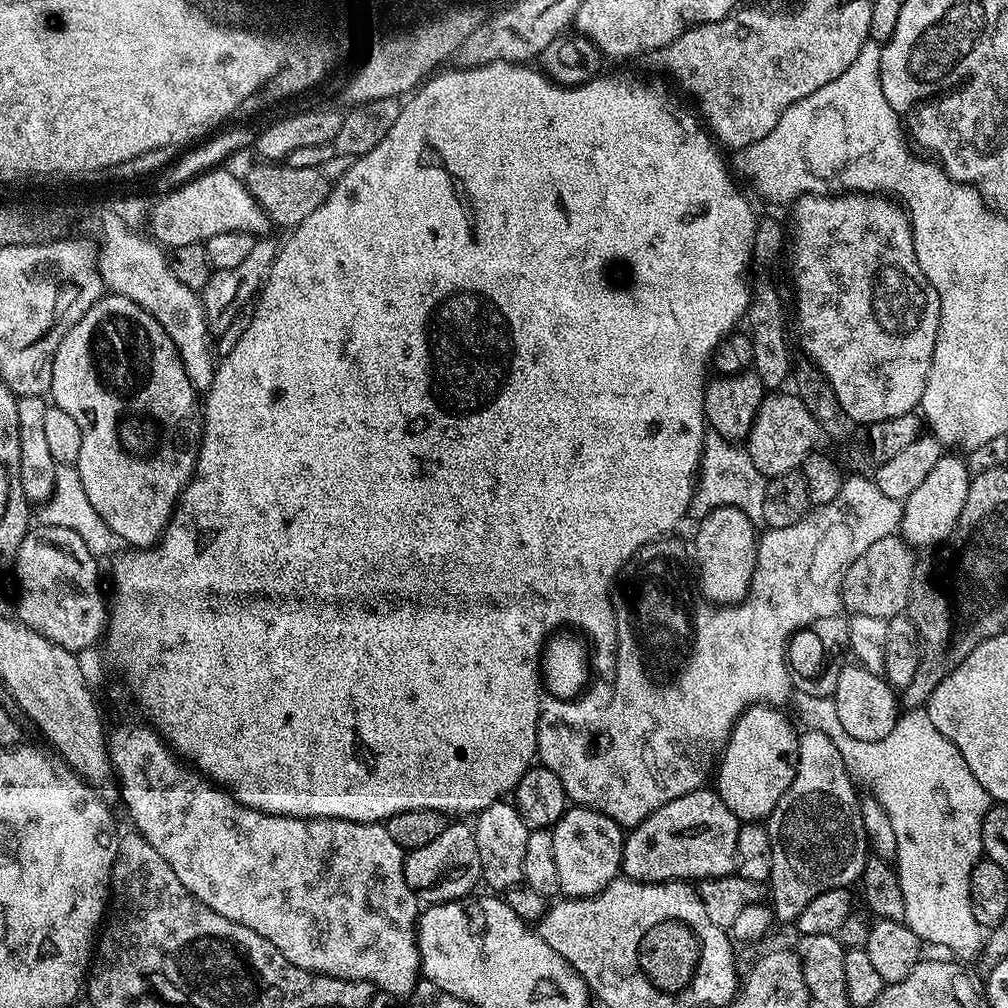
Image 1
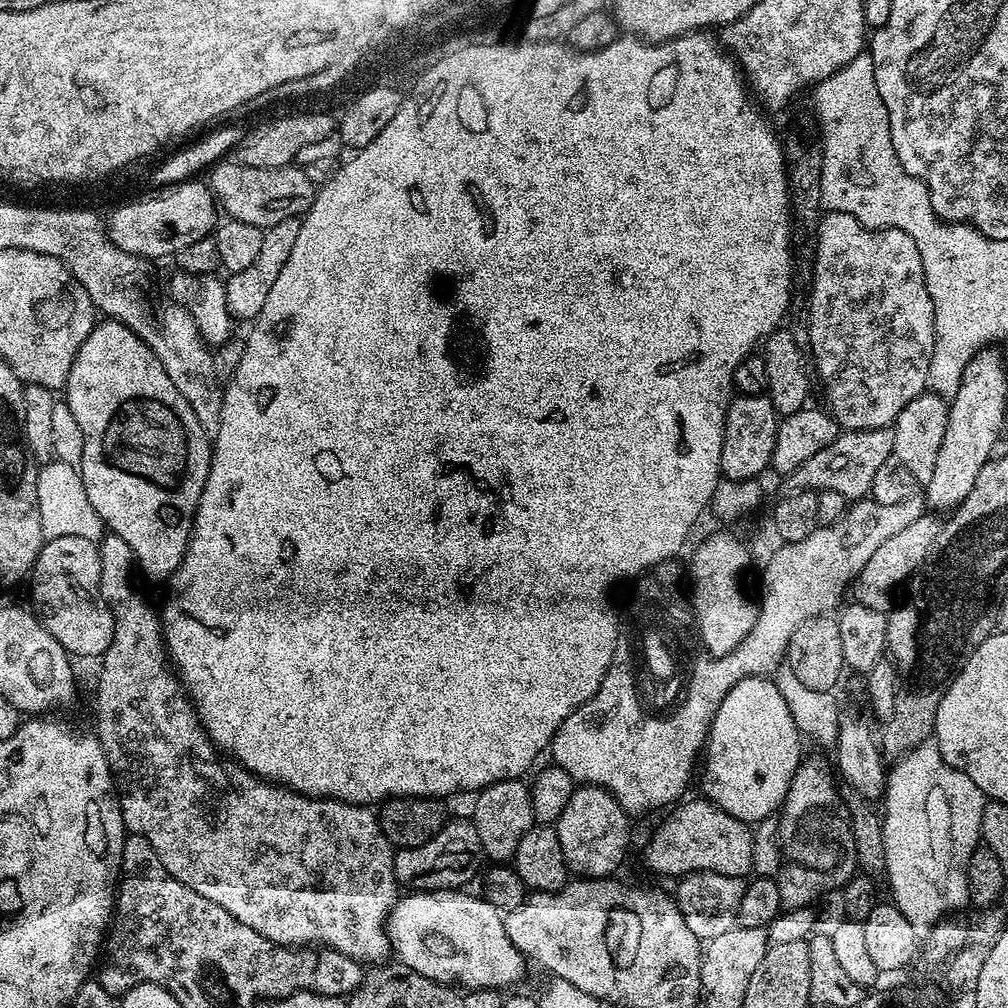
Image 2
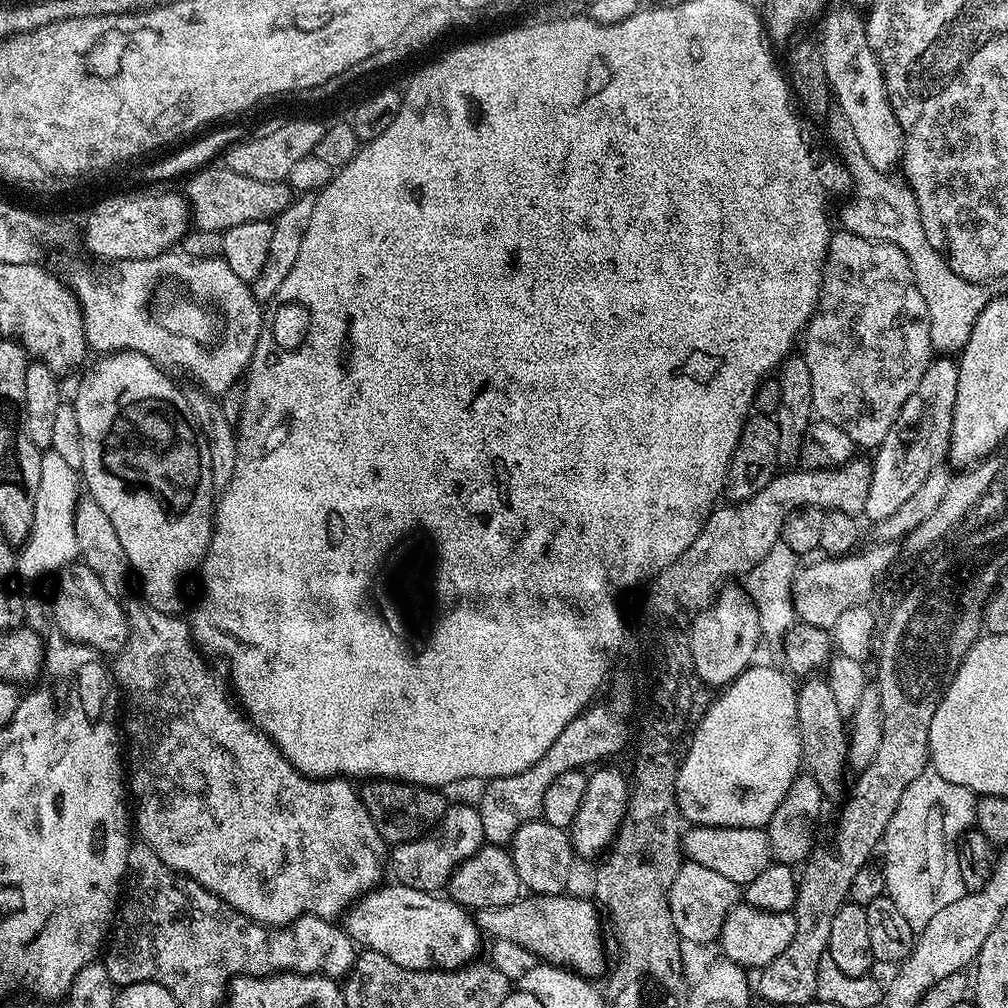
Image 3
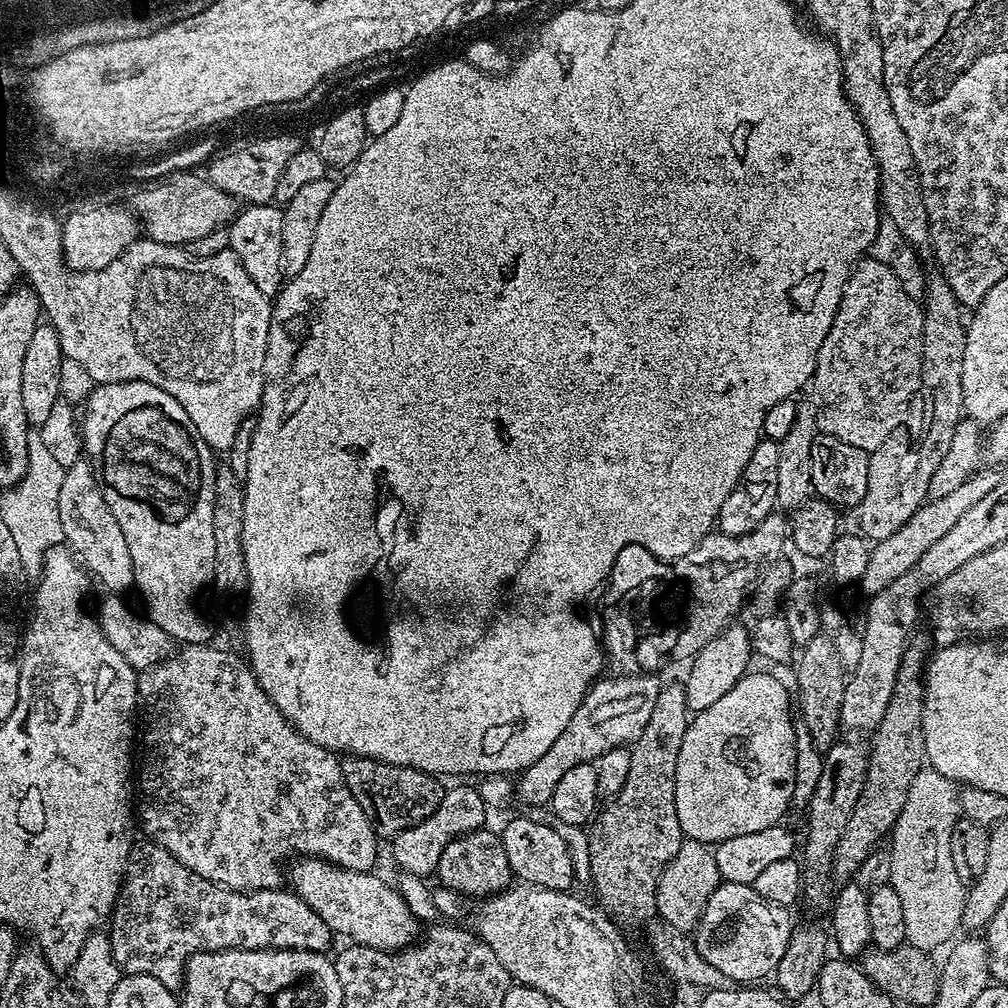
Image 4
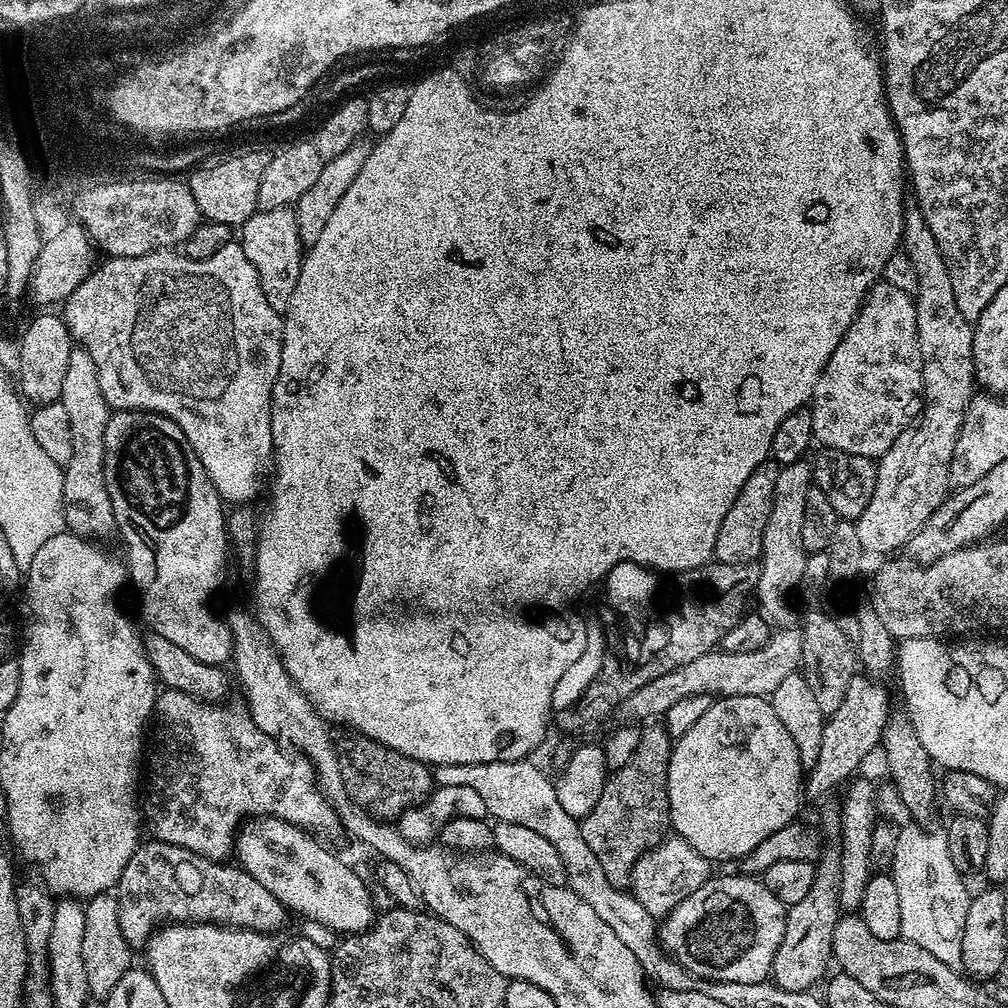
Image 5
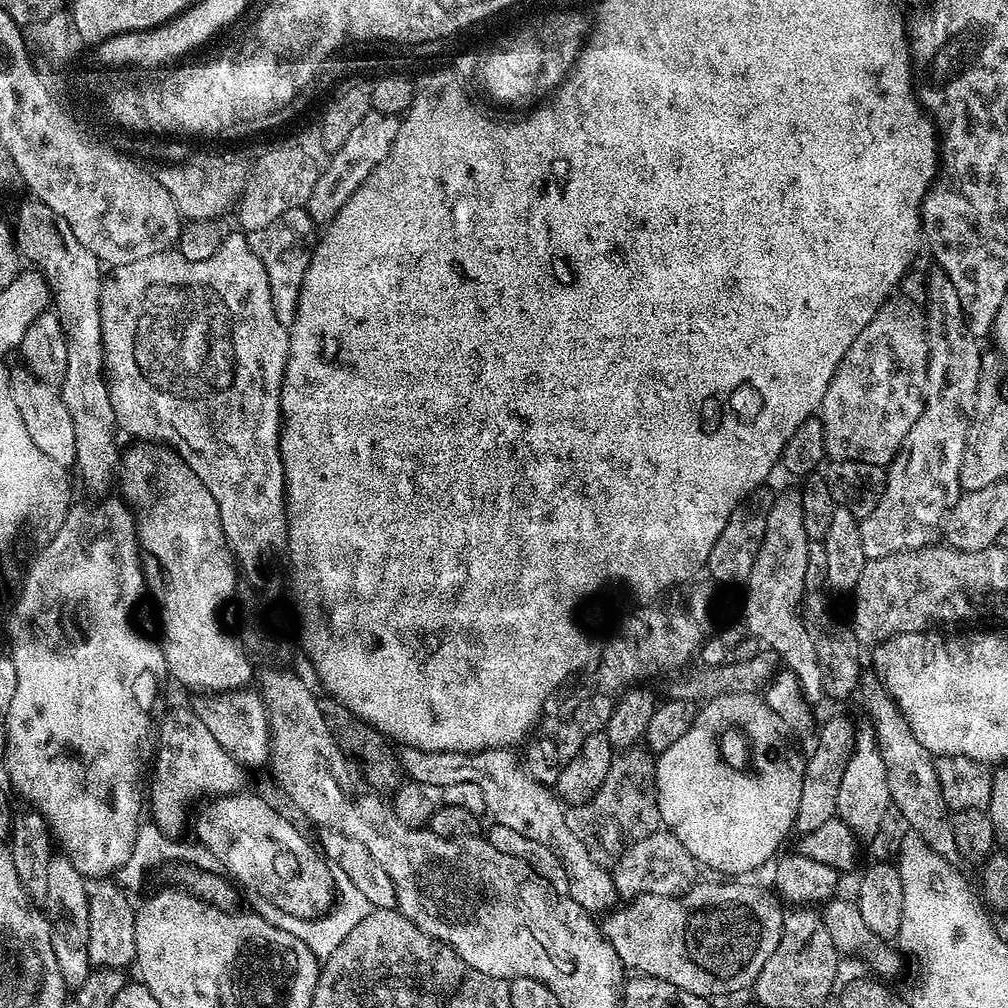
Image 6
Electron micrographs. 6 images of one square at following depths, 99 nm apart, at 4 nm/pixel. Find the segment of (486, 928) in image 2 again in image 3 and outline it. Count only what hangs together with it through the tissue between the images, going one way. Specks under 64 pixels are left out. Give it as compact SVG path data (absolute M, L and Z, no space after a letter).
M388 883L361 896L343 917L343 927L361 949L382 954L410 970L461 968L479 957L482 929L473 917L468 917L469 909L463 904L444 894Z

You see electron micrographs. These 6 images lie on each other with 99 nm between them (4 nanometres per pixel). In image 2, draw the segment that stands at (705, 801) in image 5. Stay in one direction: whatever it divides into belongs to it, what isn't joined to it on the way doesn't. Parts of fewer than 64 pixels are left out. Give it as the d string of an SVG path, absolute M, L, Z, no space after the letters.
M763 676L744 677L728 691L726 698L722 698L722 706L718 706L718 714L714 714L714 722L708 731L706 755L702 760L703 795L726 814L739 820L759 822L769 819L787 798L791 780L801 764L800 741L801 732L796 728L774 680Z

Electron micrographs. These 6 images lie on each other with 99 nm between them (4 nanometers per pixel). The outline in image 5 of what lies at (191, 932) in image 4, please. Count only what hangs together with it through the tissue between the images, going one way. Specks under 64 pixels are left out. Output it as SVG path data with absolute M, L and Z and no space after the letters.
M155 838L149 841L141 843L126 862L114 892L122 938L133 950L143 949L154 930L170 924L222 924L225 928L279 933L290 919L284 904L243 868L207 860L189 848Z

